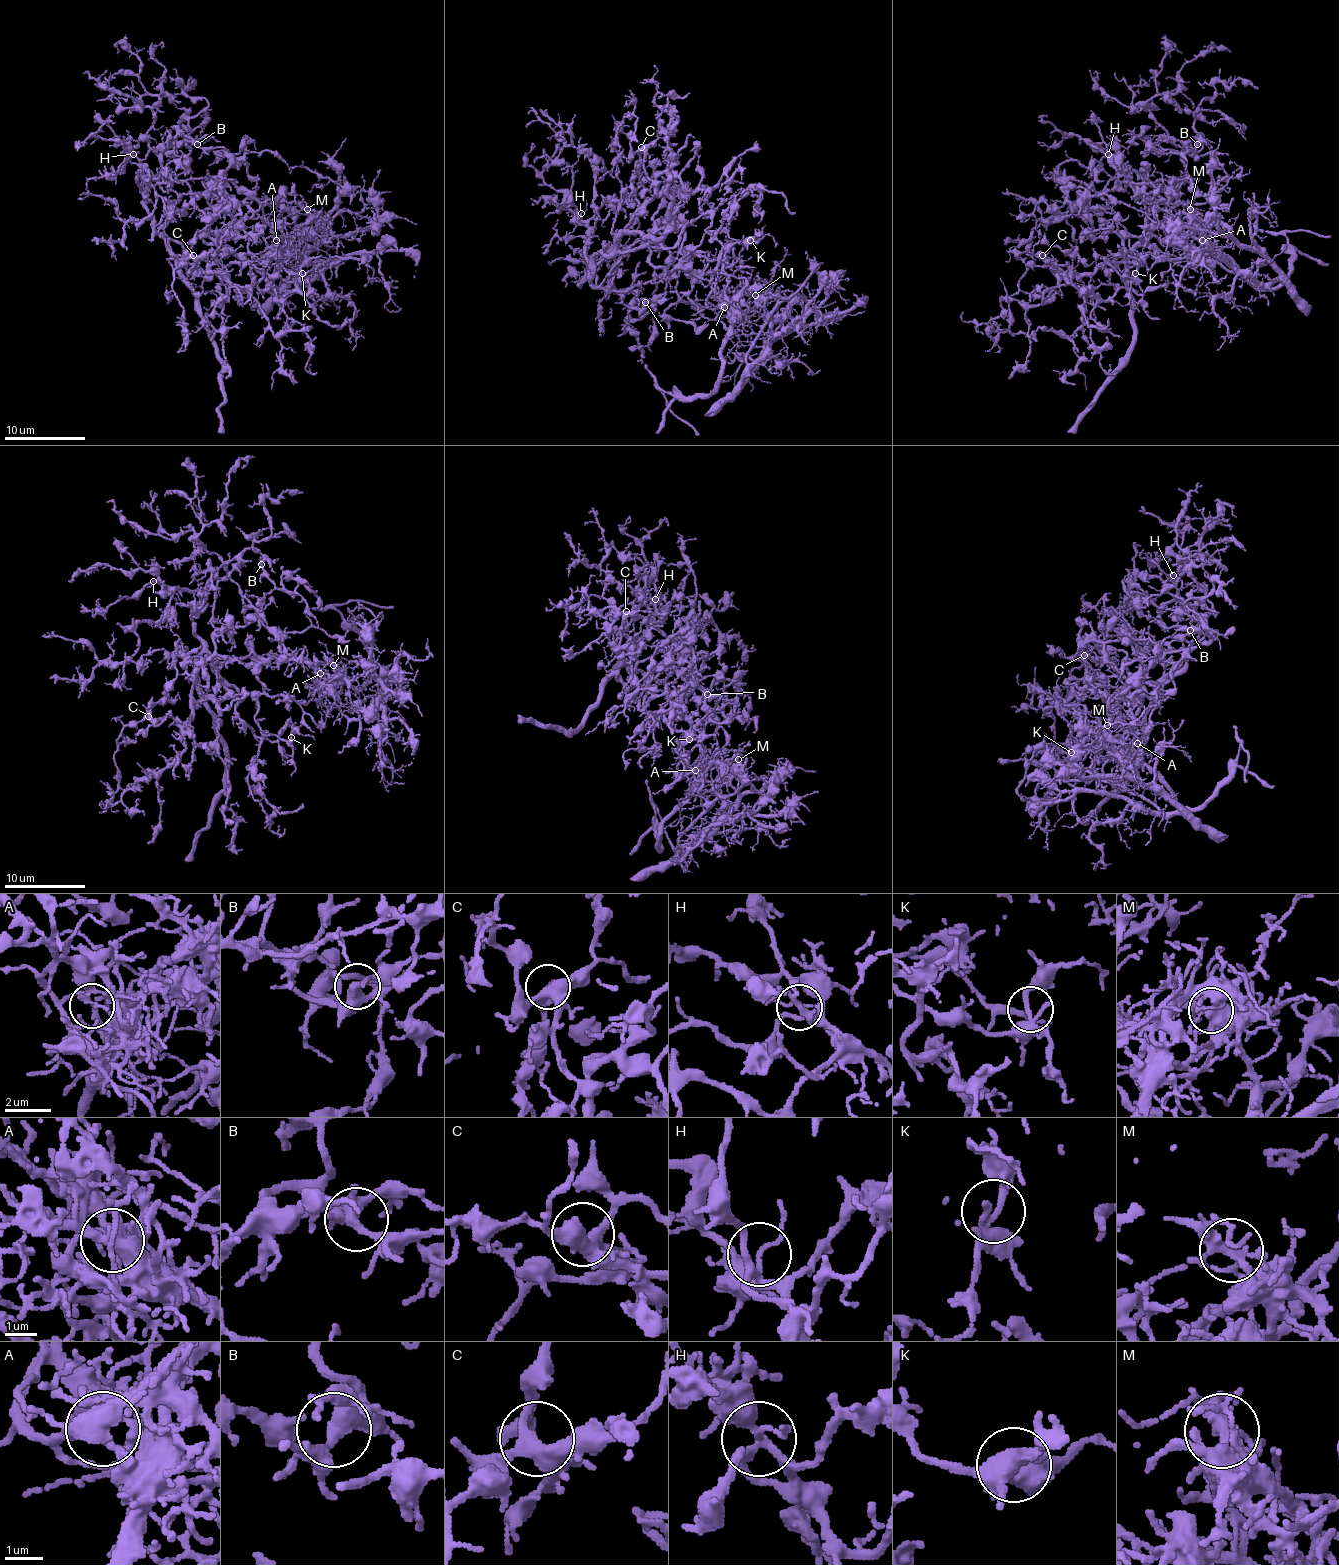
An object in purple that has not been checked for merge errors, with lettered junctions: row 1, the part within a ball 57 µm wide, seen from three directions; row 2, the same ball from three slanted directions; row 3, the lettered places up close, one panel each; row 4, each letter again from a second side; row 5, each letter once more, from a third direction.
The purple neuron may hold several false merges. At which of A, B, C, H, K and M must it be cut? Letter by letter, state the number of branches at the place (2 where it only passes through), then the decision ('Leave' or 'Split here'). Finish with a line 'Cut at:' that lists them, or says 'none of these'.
A: Branches: 4. Split here
B: Branches: 4. Leave
C: Branches: 4. Leave
H: Branches: 4. Leave
K: Branches: 4. Leave
M: Branches: 4. Split here
Cut at: A, M

